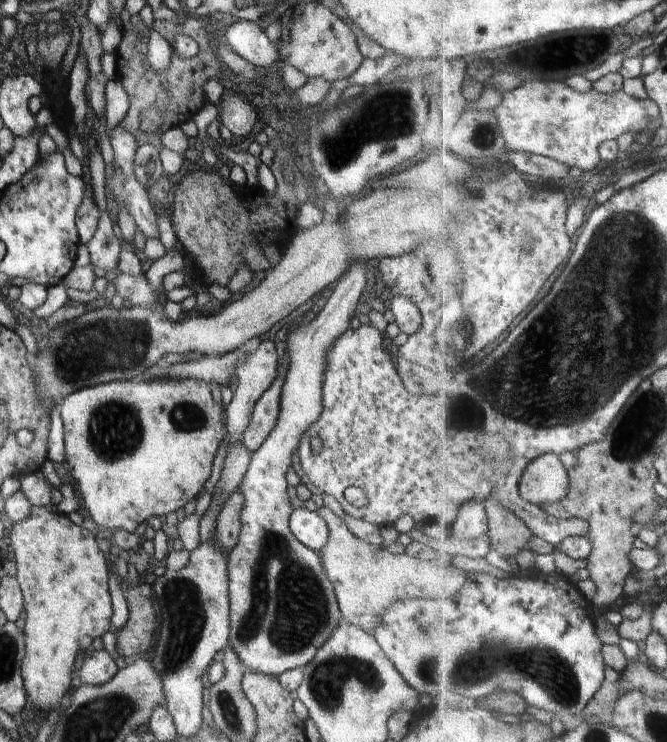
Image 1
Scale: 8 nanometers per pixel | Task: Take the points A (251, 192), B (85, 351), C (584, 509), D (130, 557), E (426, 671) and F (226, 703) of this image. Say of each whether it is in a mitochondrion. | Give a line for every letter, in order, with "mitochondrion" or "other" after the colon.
A: other
B: mitochondrion
C: other
D: other
E: mitochondrion
F: mitochondrion

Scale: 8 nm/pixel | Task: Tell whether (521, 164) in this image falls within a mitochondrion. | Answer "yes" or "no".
no

